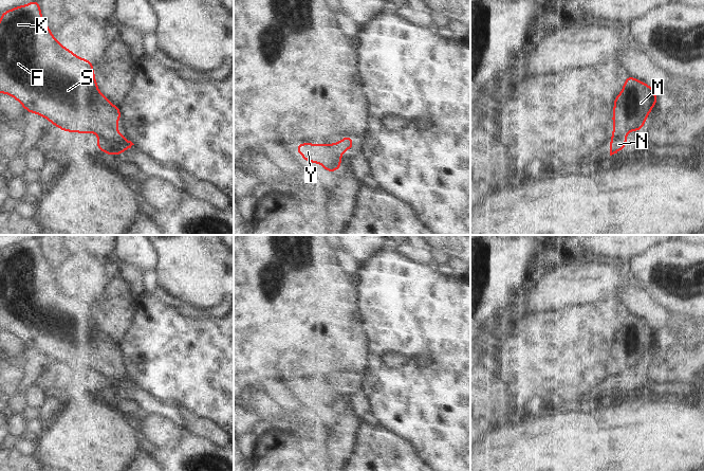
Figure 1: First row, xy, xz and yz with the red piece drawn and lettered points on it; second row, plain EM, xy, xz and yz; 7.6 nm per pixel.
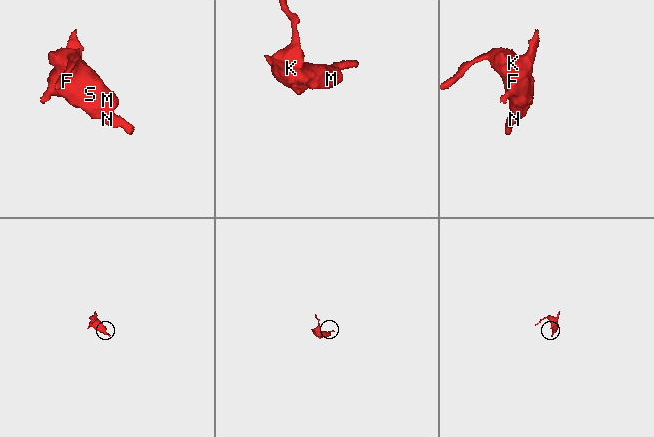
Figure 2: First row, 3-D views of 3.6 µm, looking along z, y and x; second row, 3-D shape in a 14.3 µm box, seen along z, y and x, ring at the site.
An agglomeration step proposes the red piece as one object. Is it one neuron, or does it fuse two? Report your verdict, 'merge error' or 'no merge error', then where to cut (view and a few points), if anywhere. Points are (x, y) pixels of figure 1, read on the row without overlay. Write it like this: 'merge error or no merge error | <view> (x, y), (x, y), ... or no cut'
no merge error | no cut

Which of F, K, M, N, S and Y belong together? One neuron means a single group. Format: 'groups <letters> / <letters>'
groups F K M N S Y

